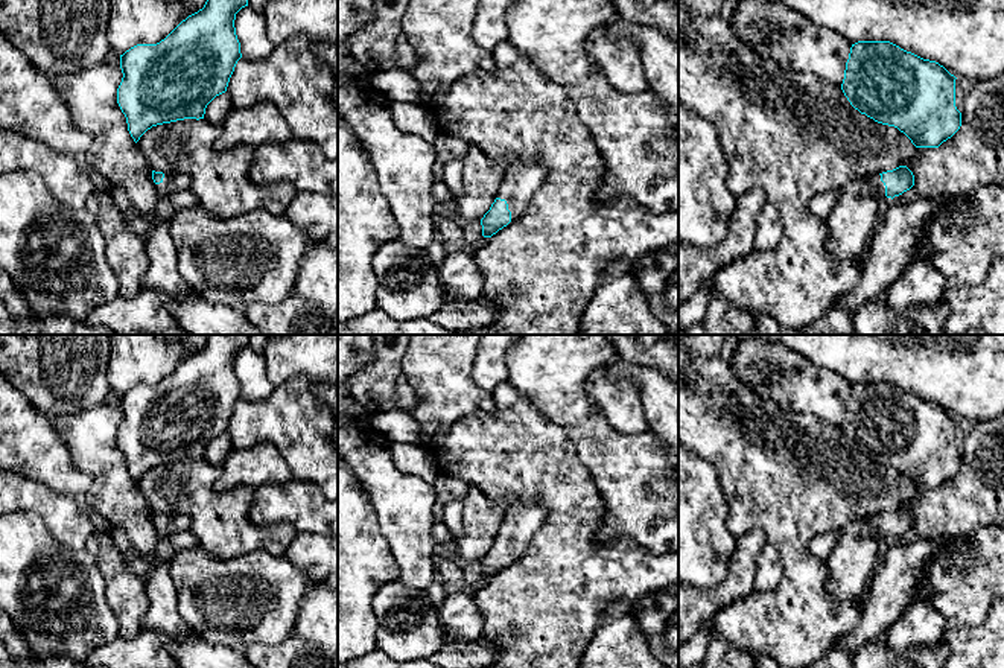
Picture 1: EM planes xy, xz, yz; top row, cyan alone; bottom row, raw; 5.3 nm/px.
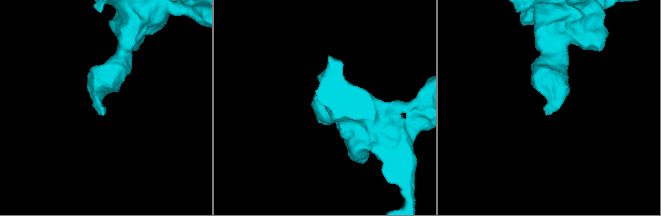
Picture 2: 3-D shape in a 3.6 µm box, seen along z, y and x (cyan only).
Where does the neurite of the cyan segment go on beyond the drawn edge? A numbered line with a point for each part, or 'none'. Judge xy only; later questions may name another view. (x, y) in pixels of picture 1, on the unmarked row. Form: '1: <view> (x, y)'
1: xy (172, 524)

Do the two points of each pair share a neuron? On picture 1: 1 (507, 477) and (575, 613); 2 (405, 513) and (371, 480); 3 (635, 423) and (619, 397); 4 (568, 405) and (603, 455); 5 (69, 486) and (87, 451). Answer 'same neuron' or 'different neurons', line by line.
1: same neuron
2: same neuron
3: same neuron
4: same neuron
5: different neurons

